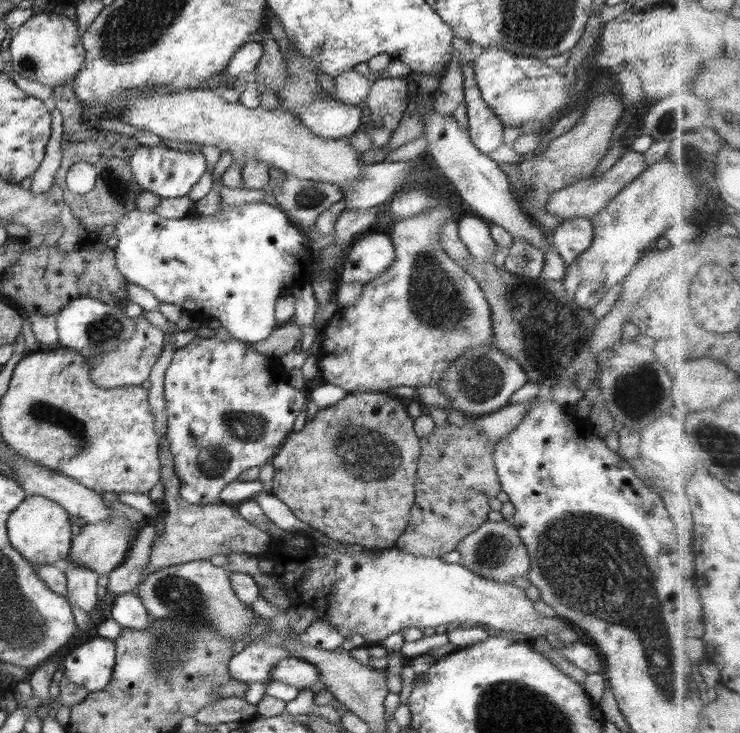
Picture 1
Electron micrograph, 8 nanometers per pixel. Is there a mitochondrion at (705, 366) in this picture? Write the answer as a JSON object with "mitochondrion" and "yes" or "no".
{"mitochondrion":"no"}

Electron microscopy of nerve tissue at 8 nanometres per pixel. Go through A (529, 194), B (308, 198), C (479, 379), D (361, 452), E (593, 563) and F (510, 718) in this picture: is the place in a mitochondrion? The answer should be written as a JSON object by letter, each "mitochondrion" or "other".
{"A":"mitochondrion","B":"mitochondrion","C":"mitochondrion","D":"mitochondrion","E":"mitochondrion","F":"mitochondrion"}

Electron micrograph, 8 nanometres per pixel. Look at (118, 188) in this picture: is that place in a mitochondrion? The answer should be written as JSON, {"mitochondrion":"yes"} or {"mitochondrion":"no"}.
{"mitochondrion":"yes"}

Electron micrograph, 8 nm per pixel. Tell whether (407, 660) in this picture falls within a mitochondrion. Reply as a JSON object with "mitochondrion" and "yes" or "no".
{"mitochondrion":"no"}

